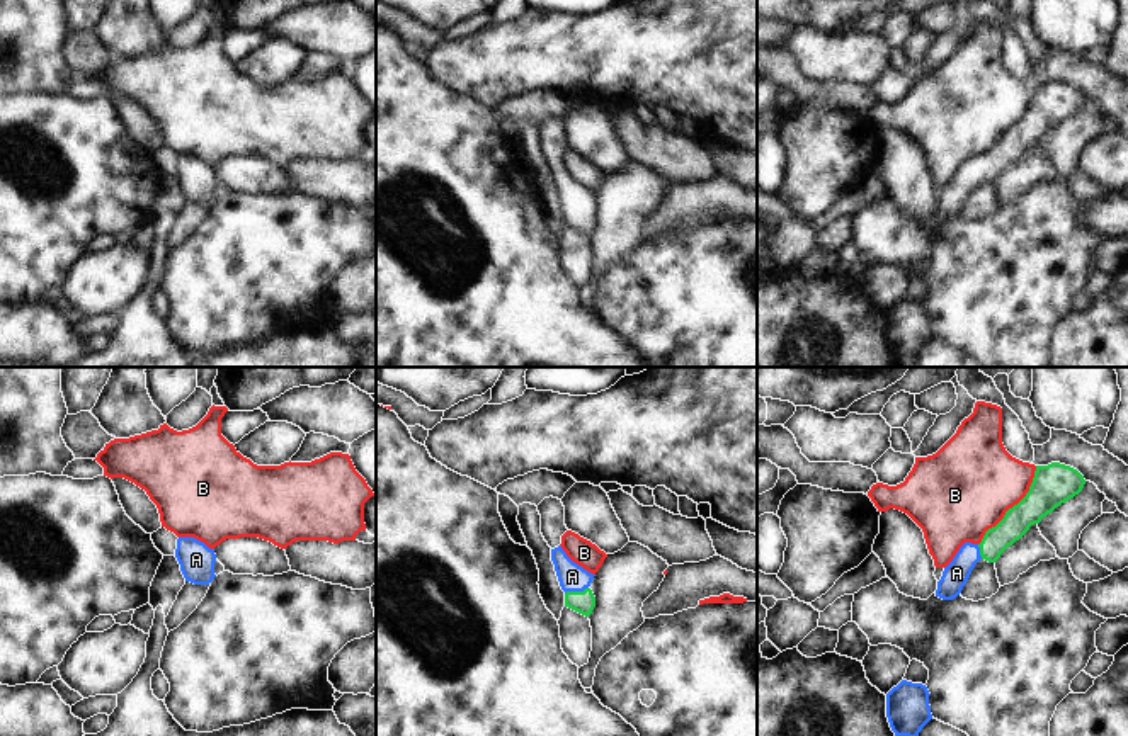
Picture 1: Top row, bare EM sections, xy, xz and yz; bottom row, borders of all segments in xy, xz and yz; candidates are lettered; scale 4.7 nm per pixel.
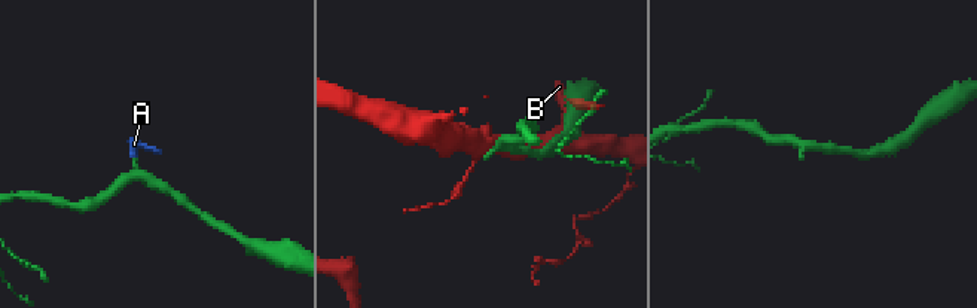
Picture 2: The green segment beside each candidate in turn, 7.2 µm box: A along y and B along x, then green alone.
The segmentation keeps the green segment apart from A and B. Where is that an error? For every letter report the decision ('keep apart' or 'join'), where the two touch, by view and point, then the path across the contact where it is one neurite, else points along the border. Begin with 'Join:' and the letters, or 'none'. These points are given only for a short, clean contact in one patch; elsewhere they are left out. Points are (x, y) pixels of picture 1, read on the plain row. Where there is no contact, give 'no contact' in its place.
Join: A
A: join; meets green in xz at (575, 211); runs through xz (582, 221), (575, 211), (572, 196)
B: keep apart; meets green in yz at (1014, 124)

